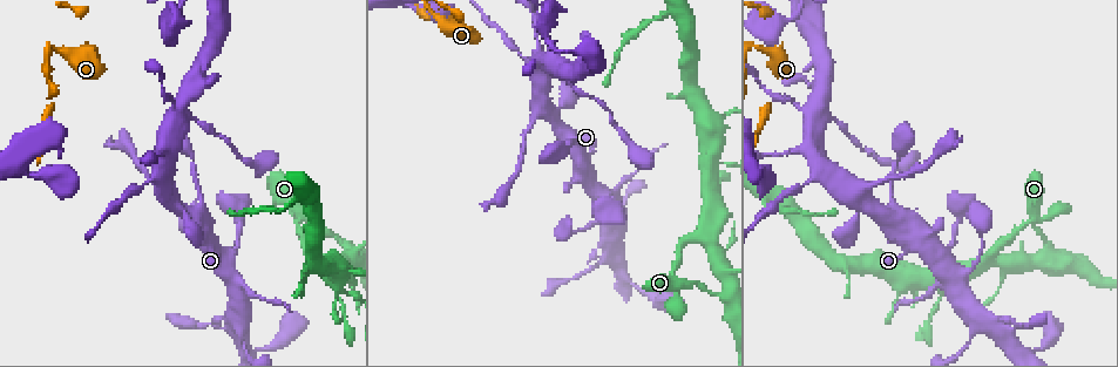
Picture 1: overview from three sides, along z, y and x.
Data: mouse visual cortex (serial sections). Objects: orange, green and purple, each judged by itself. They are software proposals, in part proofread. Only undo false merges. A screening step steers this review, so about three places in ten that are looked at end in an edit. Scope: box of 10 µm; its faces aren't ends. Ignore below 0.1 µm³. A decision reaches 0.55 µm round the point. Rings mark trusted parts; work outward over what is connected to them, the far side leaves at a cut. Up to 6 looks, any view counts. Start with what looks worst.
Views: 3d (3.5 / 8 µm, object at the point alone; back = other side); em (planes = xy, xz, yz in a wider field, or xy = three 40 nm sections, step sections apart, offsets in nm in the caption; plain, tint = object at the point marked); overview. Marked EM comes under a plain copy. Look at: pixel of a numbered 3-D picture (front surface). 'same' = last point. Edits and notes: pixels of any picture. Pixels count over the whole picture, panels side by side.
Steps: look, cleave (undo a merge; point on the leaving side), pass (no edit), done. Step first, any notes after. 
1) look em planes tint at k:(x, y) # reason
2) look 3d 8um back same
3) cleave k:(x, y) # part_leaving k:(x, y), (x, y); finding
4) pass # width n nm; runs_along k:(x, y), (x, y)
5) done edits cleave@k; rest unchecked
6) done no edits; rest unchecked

look em xy step 2 tint at 1:(803, 186) # thin neck

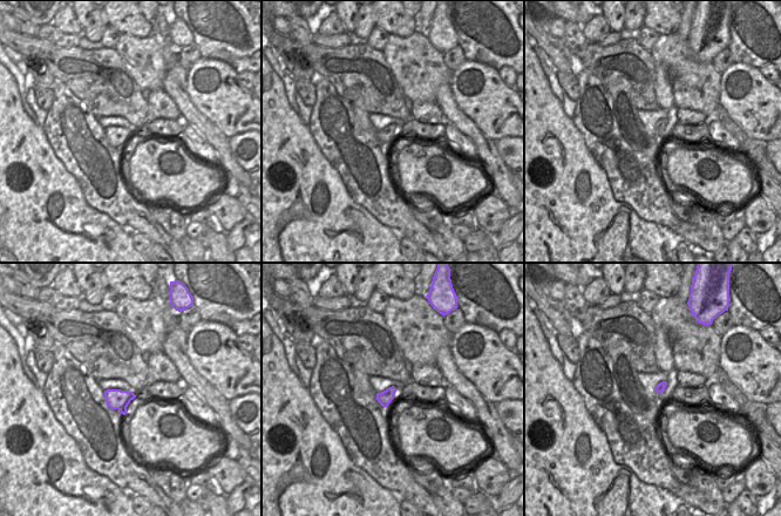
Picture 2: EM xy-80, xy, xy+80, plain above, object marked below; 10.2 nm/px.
look 3d 3.5um same # wider look

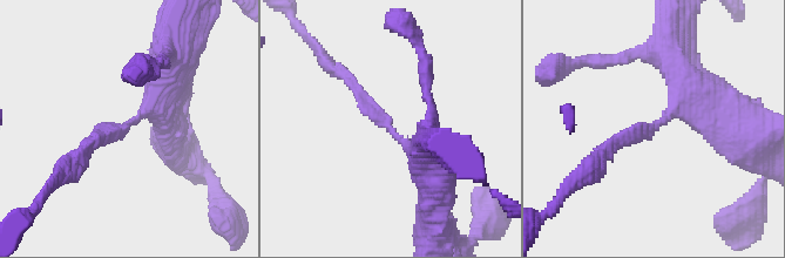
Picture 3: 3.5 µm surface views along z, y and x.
pass # runs_along 3:(431, 172), (340, 73); continuous, no second cell

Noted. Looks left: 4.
look 3d 8um at 1:(575, 89) # sudden change in width

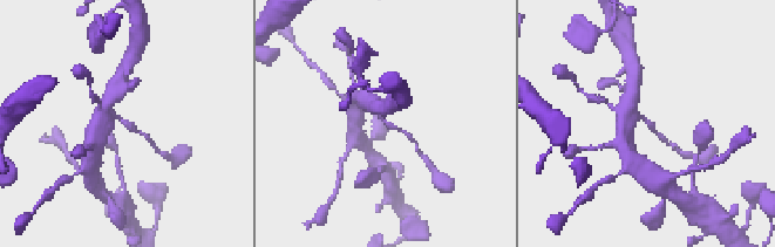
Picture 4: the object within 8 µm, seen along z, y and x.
look em planes tint same

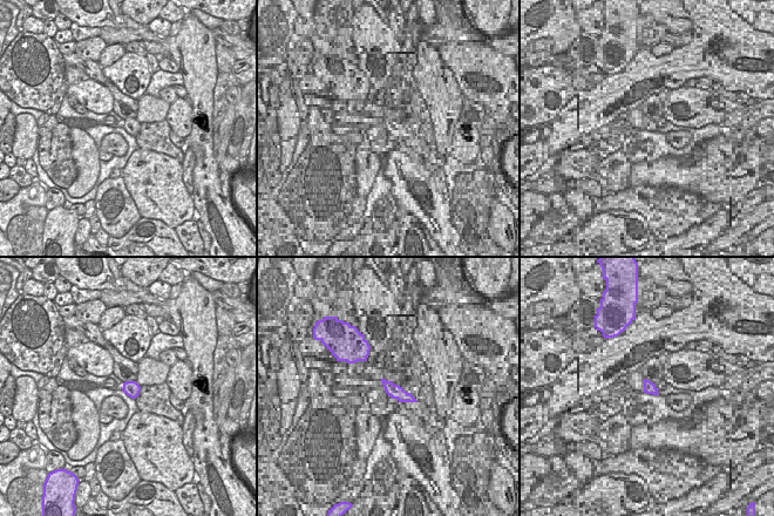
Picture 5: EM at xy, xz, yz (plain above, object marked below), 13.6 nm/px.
pass # runs_along 4:(361, 100), (385, 122), (410, 137); continuous, no second cell

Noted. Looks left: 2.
look 3d 3.5um at 1:(763, 48) # abrupt turn

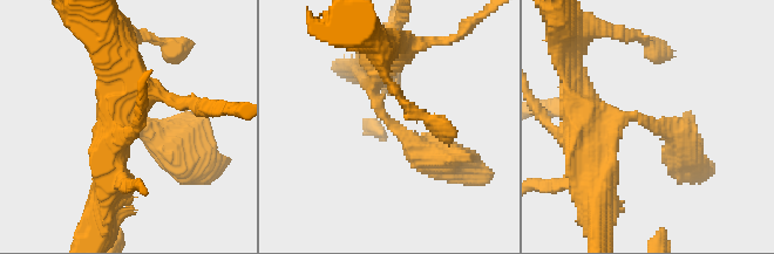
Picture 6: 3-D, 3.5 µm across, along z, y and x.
look em xy step 3 tint at 6:(394, 126) # arm_widths 250, 450 nm

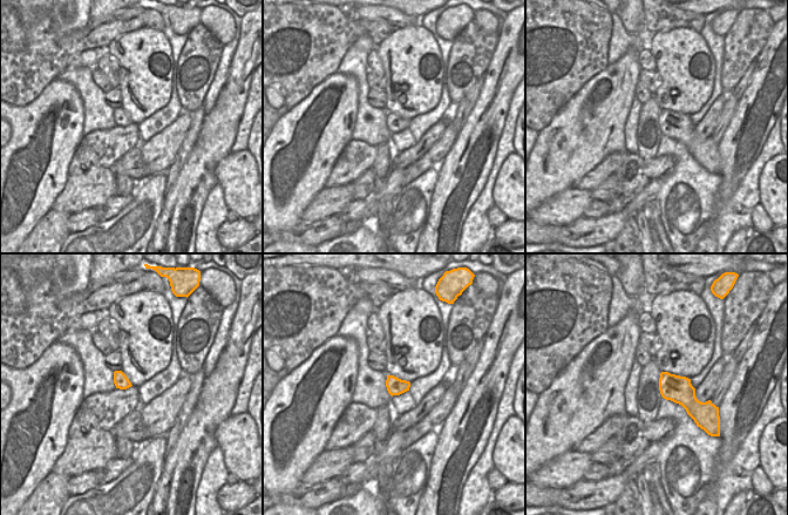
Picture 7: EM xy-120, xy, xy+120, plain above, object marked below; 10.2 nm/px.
pass # runs_along 6:(449, 164), (392, 125), (369, 83); one cell here

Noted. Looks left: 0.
done no edits; rest unchecked

